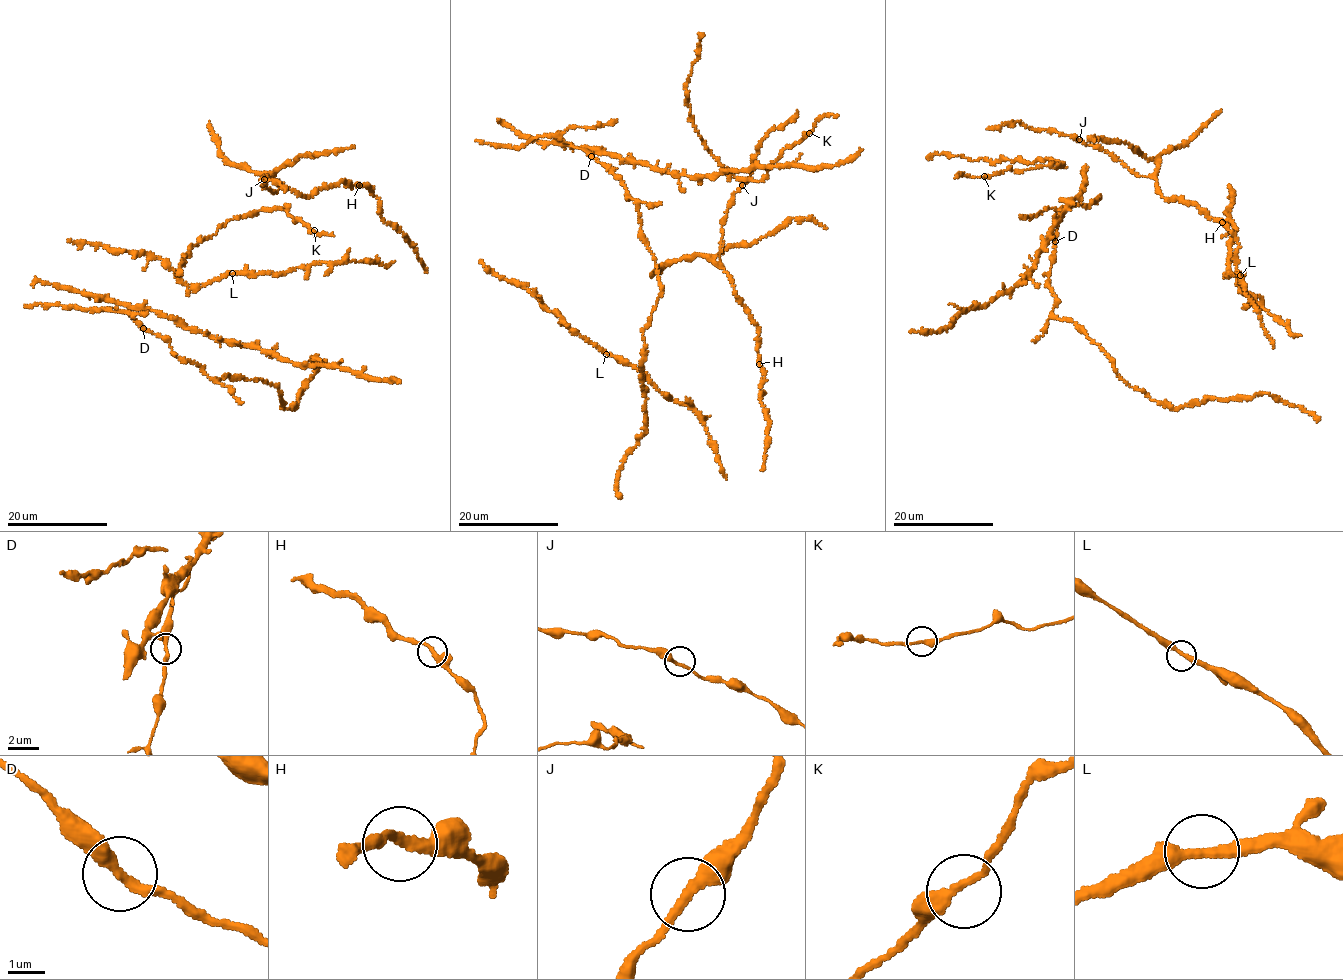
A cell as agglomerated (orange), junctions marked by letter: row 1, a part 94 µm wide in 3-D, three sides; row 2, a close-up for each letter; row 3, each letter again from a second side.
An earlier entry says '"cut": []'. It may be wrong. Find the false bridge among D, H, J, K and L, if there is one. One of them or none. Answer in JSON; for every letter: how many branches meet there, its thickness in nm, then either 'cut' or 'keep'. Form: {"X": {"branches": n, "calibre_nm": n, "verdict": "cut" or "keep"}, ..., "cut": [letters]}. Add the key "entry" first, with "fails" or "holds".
{"entry": "holds", "D": {"branches": 2, "calibre_nm": 280, "verdict": "keep"}, "H": {"branches": 2, "calibre_nm": 260, "verdict": "keep"}, "J": {"branches": 2, "calibre_nm": 280, "verdict": "keep"}, "K": {"branches": 2, "calibre_nm": 280, "verdict": "keep"}, "L": {"branches": 2, "calibre_nm": 300, "verdict": "keep"}, "cut": []}

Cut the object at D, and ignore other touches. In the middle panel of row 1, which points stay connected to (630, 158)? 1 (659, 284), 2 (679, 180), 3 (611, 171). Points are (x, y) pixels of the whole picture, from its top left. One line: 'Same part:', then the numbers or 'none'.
Same part: 2

